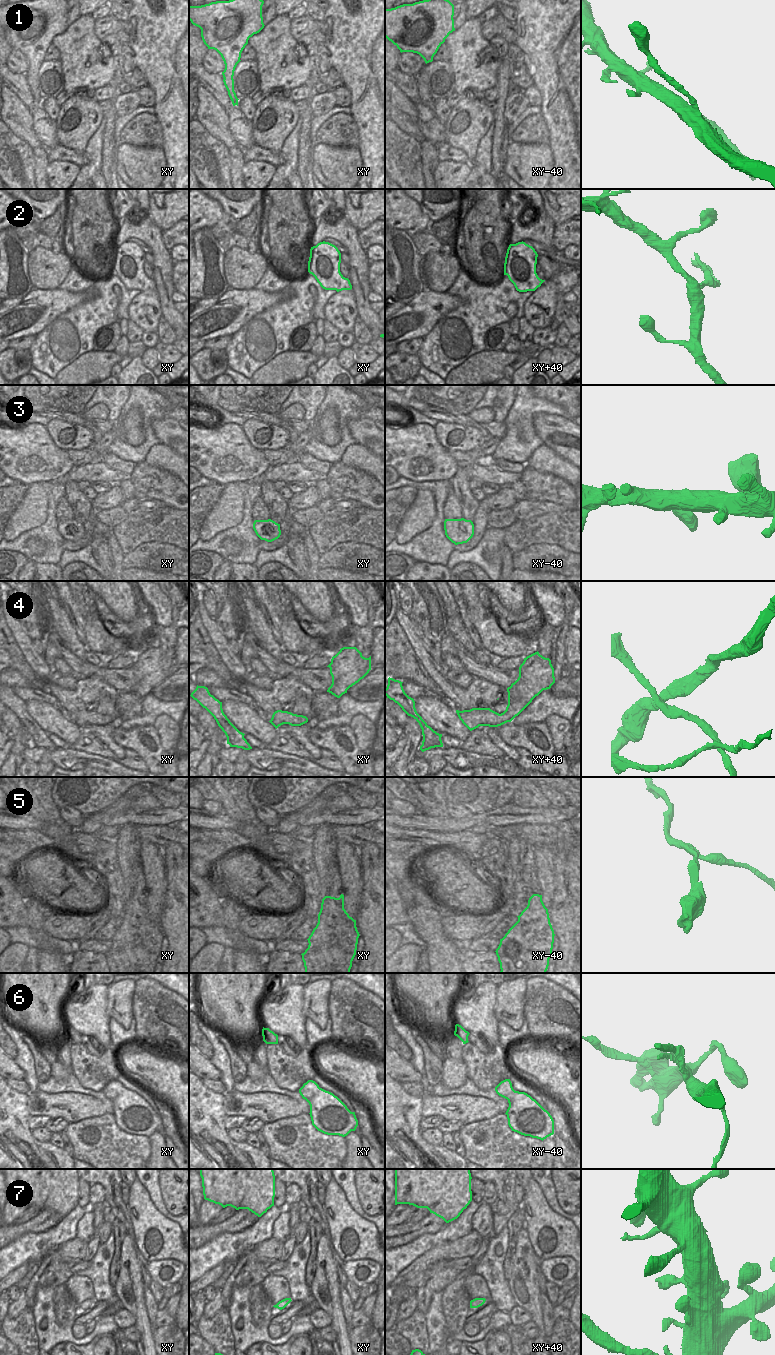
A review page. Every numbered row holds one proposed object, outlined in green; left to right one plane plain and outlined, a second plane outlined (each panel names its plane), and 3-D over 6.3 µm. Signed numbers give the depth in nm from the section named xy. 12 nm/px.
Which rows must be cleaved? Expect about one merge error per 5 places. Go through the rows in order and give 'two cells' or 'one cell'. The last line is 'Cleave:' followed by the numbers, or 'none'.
1: two cells
2: one cell
3: one cell
4: two cells
5: one cell
6: one cell
7: one cell
Cleave: 1, 4

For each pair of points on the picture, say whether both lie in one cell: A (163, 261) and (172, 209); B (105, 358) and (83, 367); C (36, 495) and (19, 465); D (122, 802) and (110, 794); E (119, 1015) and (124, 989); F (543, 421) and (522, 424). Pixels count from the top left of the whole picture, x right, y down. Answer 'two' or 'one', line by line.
A: two
B: one
C: two
D: two
E: one
F: two

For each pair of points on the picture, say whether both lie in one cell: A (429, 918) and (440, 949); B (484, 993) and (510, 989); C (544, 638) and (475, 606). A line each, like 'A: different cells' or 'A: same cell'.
A: same cell
B: different cells
C: different cells

